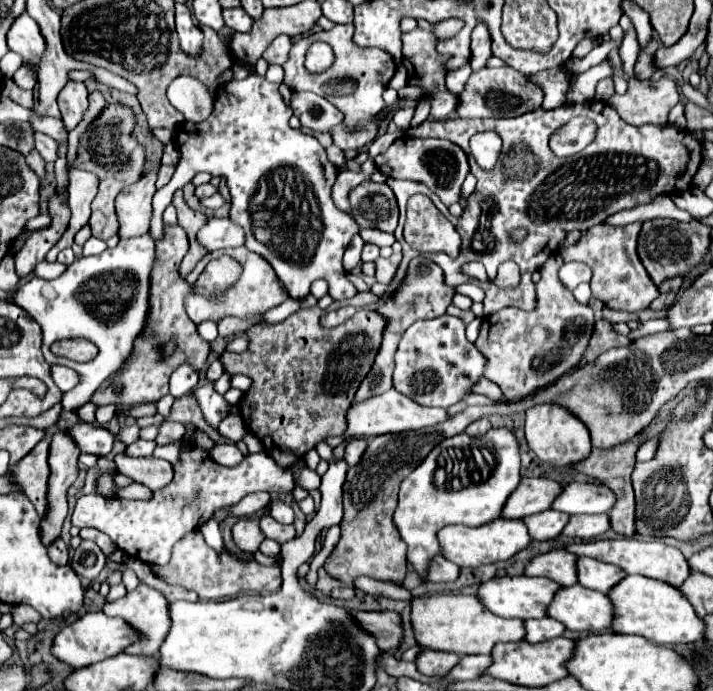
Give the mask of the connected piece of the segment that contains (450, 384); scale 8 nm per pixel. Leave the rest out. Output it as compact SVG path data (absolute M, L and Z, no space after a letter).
M441 315L429 321L415 321L403 335L395 353L393 387L427 407L451 407L483 375L485 357L465 339L465 323L459 317Z

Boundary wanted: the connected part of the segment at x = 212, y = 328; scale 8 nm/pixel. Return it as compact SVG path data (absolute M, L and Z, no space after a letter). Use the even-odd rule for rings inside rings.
M203 321L197 325L197 331L199 335L205 339L205 341L215 341L217 339L217 323L215 321Z

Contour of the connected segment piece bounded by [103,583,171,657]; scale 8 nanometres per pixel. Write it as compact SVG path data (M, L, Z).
M139 583L139 587L131 593L127 593L123 599L115 601L115 603L105 603L103 607L105 615L111 617L121 617L123 621L127 621L139 635L141 639L137 639L135 643L131 643L123 653L127 655L139 655L139 657L155 657L159 653L159 647L165 639L165 635L169 633L171 627L171 619L169 619L169 601L155 589Z

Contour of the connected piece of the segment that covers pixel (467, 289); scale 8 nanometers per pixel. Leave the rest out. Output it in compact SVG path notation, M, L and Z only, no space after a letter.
M473 283L459 285L459 287L457 287L457 293L463 293L463 295L467 295L467 297L471 297L473 301L479 301L479 303L485 299L483 289L479 289L479 287L477 287L477 285L473 285Z

